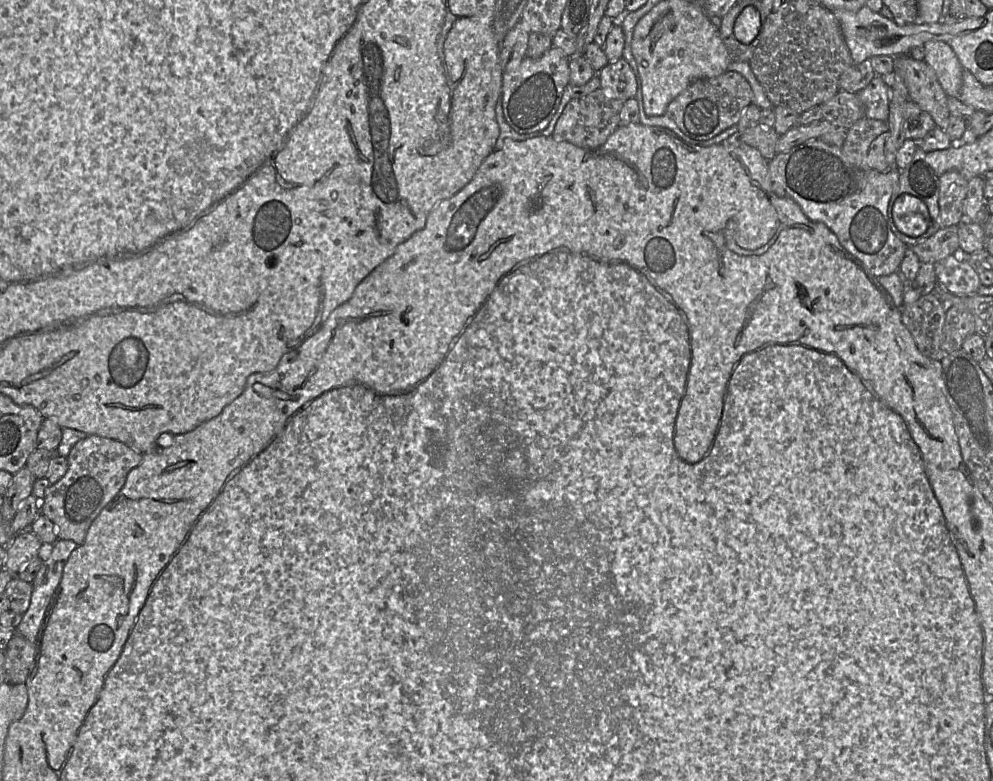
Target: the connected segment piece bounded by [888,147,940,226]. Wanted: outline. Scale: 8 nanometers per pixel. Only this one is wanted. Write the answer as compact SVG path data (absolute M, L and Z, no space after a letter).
M917 147L911 162L900 171L899 182L893 192L888 207L893 207L902 194L909 194L922 200L937 226L939 217L939 177L927 161L926 152Z

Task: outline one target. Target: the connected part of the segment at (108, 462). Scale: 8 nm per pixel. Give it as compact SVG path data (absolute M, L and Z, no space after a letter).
M88 435L73 446L67 460L66 474L47 488L45 497L40 500L40 512L56 526L58 539L72 540L77 545L82 545L92 522L103 508L117 496L126 481L127 474L141 463L142 454L118 440Z

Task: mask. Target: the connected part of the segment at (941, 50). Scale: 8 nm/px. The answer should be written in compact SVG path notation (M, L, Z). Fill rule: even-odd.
M929 41L924 48L924 61L934 70L946 95L959 98L964 68L952 47L944 41Z

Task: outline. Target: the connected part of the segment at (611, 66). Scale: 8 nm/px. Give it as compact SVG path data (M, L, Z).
M623 57L614 63L608 63L598 74L600 88L608 97L623 102L635 98L637 93L635 75Z

